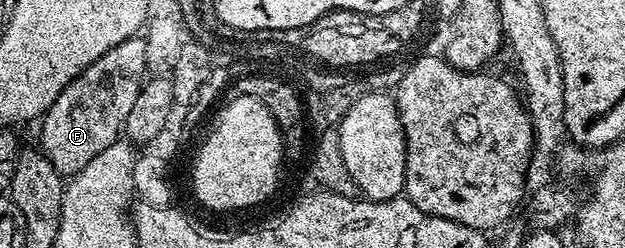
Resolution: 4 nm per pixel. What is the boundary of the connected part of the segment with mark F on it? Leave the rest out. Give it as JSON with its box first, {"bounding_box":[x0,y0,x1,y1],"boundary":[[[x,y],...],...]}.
{"bounding_box":[38,35,148,178],"boundary":[[[142,35],[130,36],[125,42],[113,46],[97,62],[93,62],[81,73],[53,102],[53,106],[41,117],[43,129],[39,132],[38,147],[43,156],[49,158],[60,176],[70,178],[76,176],[101,150],[120,139],[124,124],[133,107],[139,91],[148,75],[146,39]]]}

